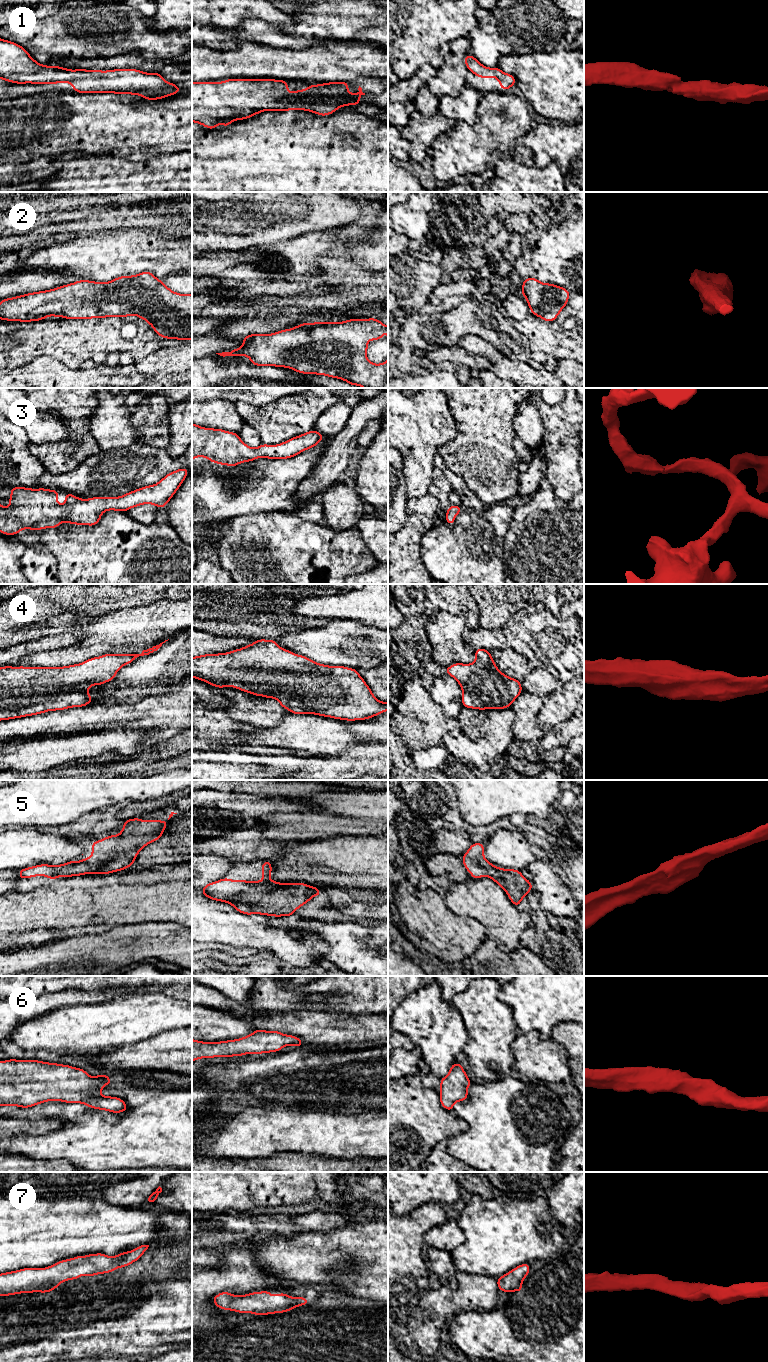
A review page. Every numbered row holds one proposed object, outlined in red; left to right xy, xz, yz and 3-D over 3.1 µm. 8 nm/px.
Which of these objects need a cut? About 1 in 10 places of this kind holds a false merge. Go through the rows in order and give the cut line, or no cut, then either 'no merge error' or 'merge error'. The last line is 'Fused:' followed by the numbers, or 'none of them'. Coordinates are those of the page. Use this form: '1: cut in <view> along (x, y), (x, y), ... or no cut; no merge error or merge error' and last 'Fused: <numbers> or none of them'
1: no cut; no merge error
2: no cut; no merge error
3: no cut; no merge error
4: no cut; no merge error
5: no cut; no merge error
6: no cut; no merge error
7: no cut; no merge error
Fused: none of them

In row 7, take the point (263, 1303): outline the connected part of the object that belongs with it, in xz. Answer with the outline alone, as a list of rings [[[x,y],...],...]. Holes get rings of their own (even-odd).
[[[268,1290],[242,1296],[236,1296],[230,1292],[221,1292],[214,1296],[212,1301],[219,1309],[252,1313],[258,1316],[284,1313],[310,1303],[307,1298],[290,1297],[285,1293],[273,1296]]]

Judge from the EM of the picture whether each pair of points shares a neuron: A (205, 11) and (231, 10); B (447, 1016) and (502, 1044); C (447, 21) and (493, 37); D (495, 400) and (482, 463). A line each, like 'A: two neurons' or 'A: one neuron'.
A: one neuron
B: two neurons
C: two neurons
D: one neuron

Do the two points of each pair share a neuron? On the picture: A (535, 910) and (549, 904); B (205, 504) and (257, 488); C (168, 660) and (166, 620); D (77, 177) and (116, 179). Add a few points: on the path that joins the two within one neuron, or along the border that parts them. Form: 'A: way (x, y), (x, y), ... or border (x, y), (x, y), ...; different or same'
A: border (533, 888), (539, 895), (540, 907), (546, 913); different
B: way (218, 499), (244, 498); same
C: border (181, 631), (169, 639); different
D: way (87, 179), (106, 179); same

